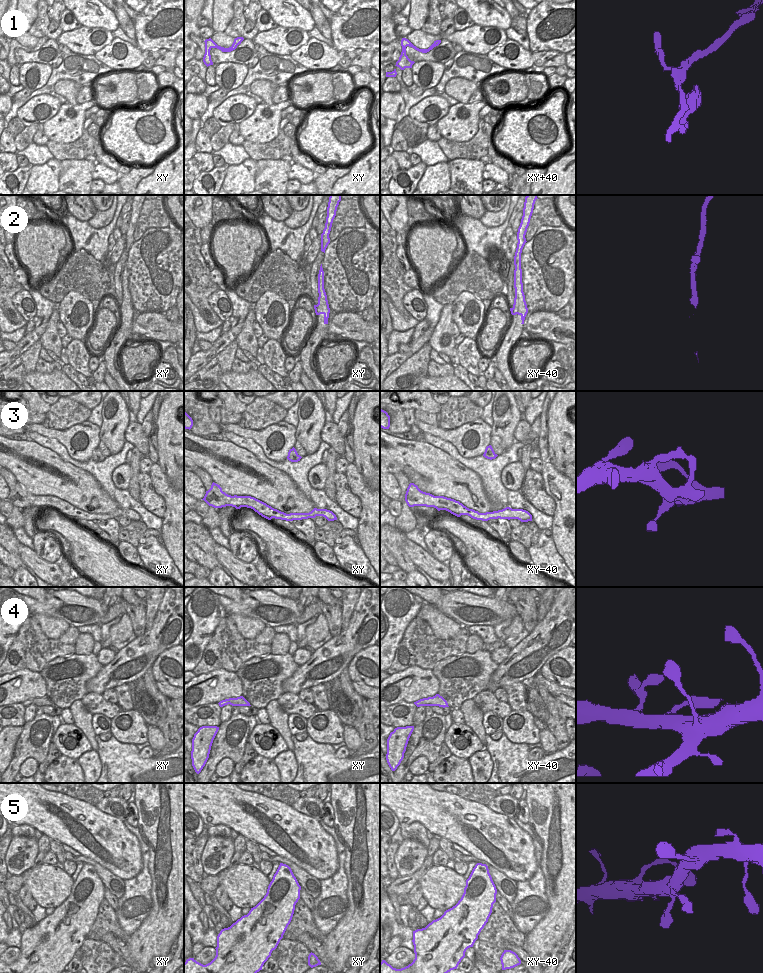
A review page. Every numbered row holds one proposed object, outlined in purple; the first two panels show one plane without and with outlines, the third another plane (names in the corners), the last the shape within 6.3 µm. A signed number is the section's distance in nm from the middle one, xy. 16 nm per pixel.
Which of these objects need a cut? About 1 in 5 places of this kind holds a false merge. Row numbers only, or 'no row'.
no row

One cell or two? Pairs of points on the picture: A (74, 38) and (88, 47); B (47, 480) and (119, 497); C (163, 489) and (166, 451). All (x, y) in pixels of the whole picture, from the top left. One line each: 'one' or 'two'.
A: one
B: two
C: two

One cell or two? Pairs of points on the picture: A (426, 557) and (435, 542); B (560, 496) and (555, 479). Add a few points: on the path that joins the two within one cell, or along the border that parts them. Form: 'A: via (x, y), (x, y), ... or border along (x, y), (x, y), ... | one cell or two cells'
A: border along (428, 552), (444, 563) | two cells
B: via (560, 492), (560, 488), (556, 483) | one cell

